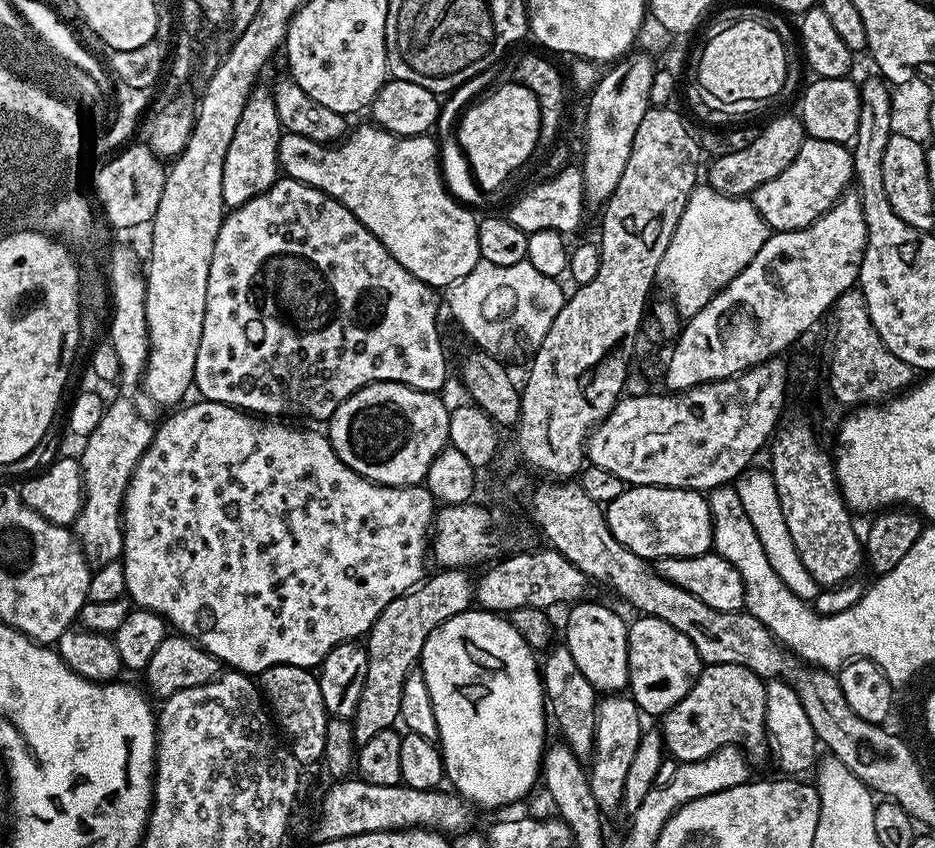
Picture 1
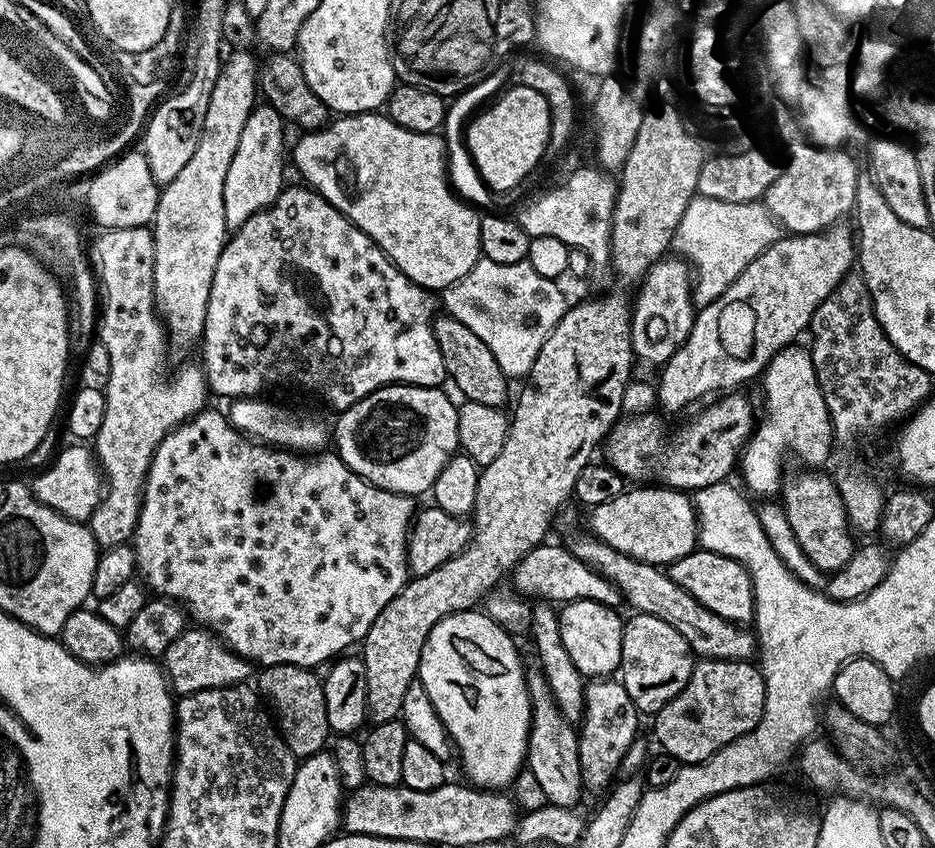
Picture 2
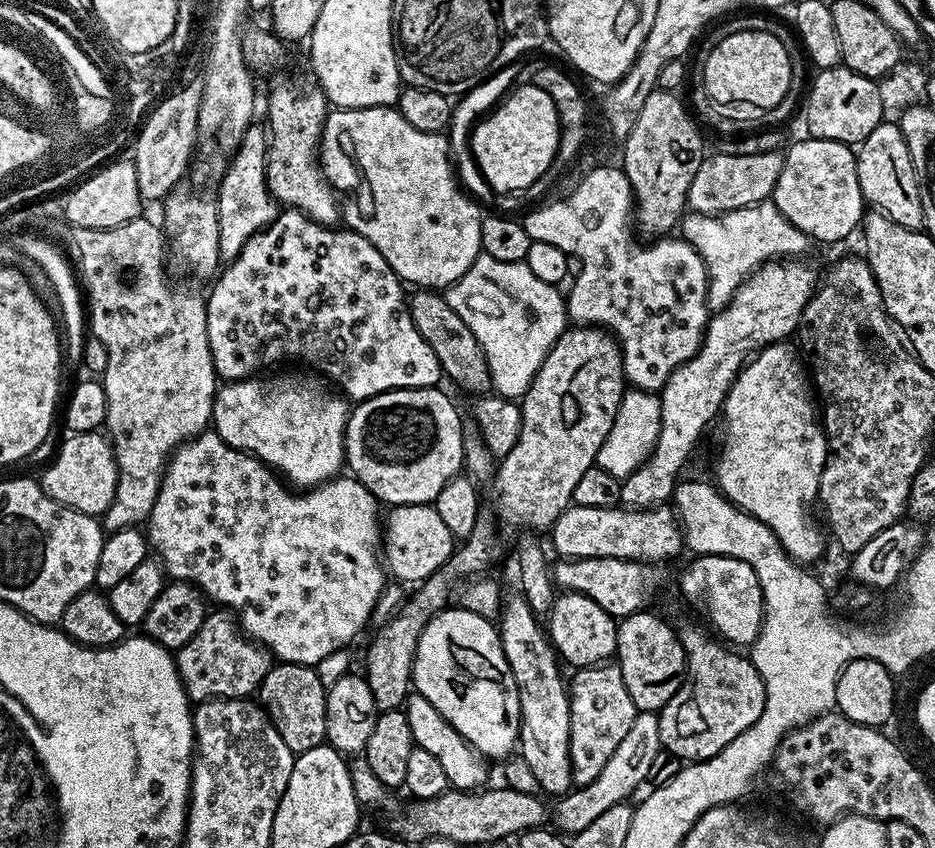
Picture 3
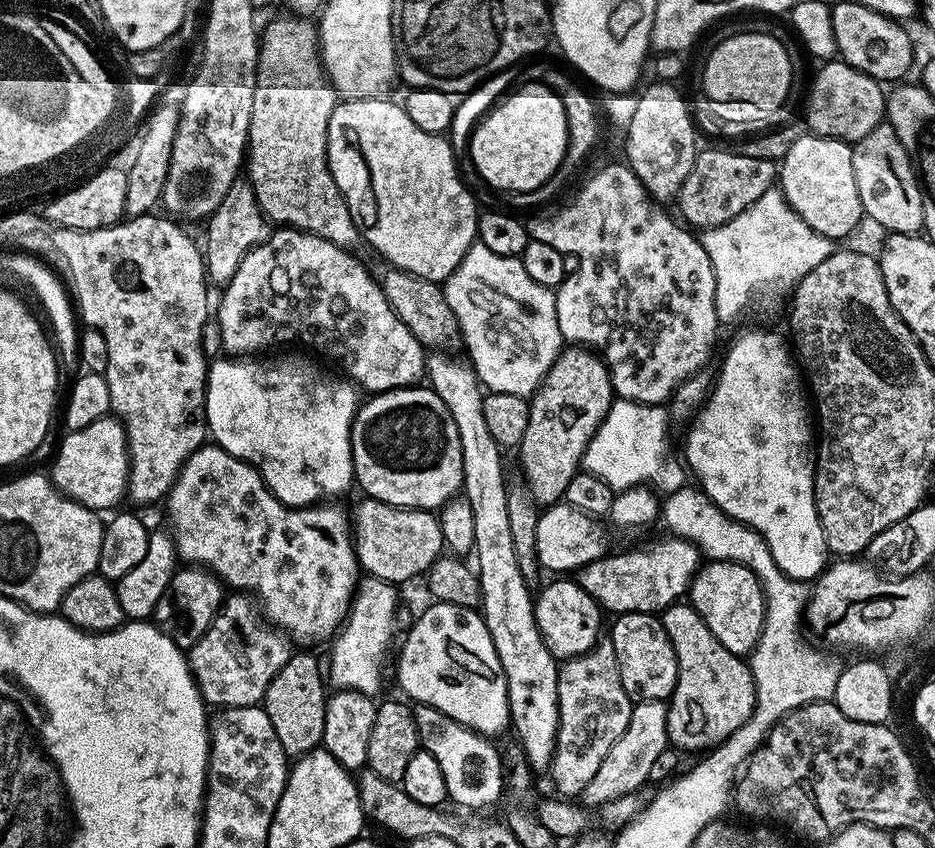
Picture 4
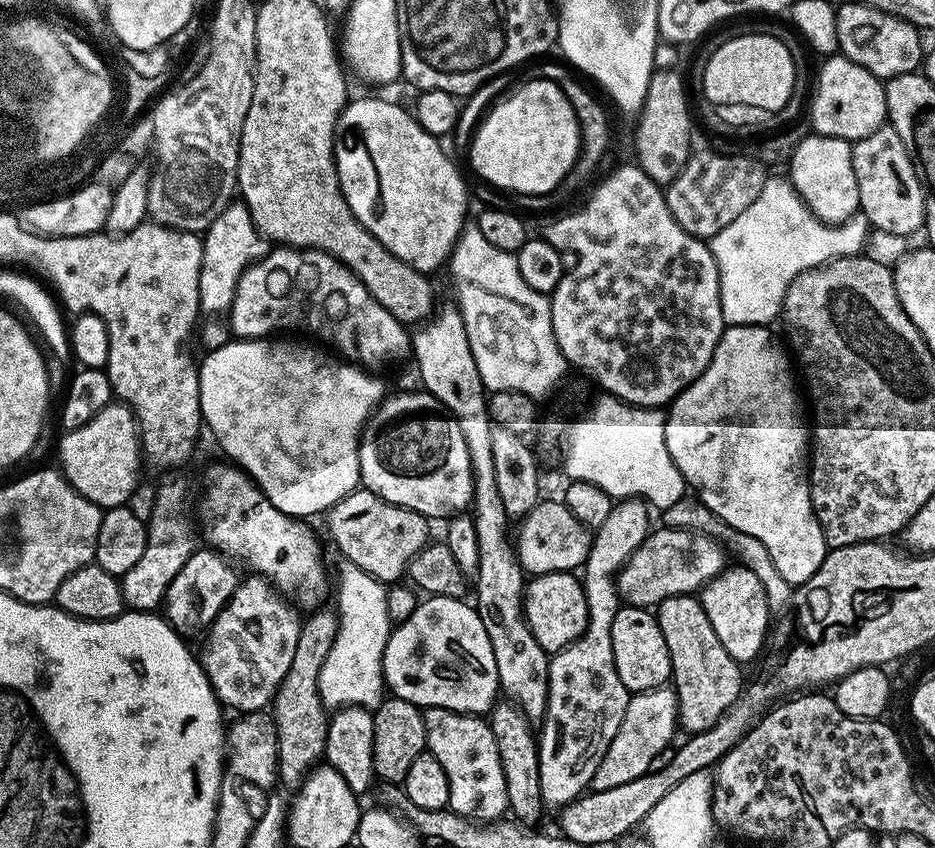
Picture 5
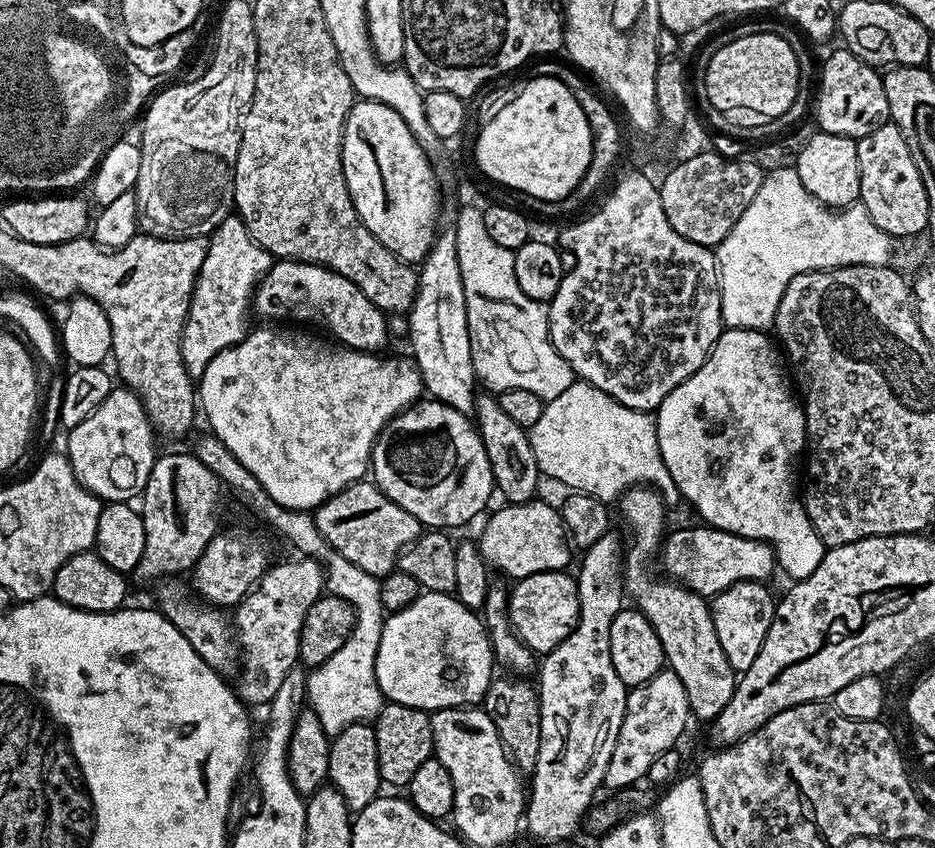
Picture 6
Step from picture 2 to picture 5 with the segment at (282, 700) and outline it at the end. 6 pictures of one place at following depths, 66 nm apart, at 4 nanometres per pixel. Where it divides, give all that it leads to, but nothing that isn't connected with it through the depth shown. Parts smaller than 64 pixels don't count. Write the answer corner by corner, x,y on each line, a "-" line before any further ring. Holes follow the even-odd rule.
317,609
303,619
293,661
290,662
290,669
280,683
272,703
279,752
277,779
279,785
283,785
290,794
295,794
300,789
306,776
323,759
325,752
330,716
318,690
318,674
321,673
322,664
337,637
339,624
337,613
333,609
326,609

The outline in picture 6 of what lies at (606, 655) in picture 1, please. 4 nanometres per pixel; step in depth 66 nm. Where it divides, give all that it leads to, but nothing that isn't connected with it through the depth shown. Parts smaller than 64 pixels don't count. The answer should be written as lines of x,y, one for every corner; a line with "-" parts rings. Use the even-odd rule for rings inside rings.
564,570
539,572
515,581
508,594
508,613
510,614
512,630
519,640
534,653
547,654
550,650
554,650
554,646
558,646
558,642
565,640
578,623
578,586
575,575

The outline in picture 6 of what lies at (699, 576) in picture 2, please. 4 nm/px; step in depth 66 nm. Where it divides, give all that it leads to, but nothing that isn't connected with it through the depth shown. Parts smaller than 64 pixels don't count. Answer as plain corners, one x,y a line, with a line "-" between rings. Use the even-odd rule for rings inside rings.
743,580
711,597
714,634
718,634
718,643
722,645
722,654
726,654
726,662
730,662
738,674
750,670
754,658
758,658
758,650
762,650
762,642
766,642
770,622
776,613
777,601
772,600
768,586
759,580

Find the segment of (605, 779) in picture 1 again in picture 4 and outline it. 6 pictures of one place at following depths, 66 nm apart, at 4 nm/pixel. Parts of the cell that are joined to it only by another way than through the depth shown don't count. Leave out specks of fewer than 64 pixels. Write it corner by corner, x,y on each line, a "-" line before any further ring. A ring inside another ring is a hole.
601,638
581,656
563,661
558,674
558,734
556,753
552,755
550,777
559,795
579,797
581,790
594,778
602,758
610,754
610,746
622,738
630,722
634,701
622,686
618,658
611,639

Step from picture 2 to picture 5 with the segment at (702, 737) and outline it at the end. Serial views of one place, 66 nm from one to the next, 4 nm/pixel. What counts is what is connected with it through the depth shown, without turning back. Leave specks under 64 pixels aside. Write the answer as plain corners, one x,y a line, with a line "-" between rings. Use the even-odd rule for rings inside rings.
695,595
666,598
655,613
670,650
671,683
678,698
679,727
683,731
685,728
688,734
710,730
740,697
746,683
745,677
740,677
741,665
718,642
718,634
714,634
714,626
710,626
710,618
706,618
706,610
702,610

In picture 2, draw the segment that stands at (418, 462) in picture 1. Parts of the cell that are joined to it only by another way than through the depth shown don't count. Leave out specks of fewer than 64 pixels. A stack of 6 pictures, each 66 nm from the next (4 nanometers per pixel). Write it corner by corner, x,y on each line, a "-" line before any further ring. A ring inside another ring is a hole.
387,384
372,392
335,417
335,451
350,470
374,486
413,498
431,493
442,466
460,447
457,405
444,391
443,387

